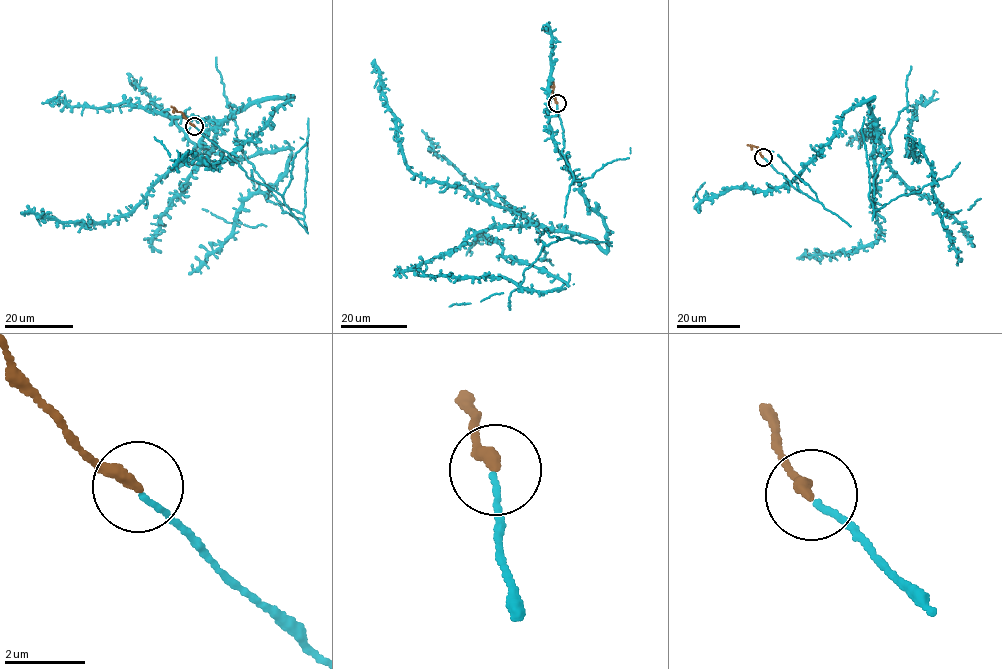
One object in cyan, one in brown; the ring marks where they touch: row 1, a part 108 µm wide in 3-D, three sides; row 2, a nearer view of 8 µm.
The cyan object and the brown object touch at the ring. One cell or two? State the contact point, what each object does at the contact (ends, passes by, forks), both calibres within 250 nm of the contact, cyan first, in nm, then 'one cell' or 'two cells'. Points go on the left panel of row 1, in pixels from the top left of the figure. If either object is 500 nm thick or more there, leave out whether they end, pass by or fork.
at (194, 126); cyan ends there; brown ends there; 130 nm thick on the cyan side, 280 nm on the other; one cell

